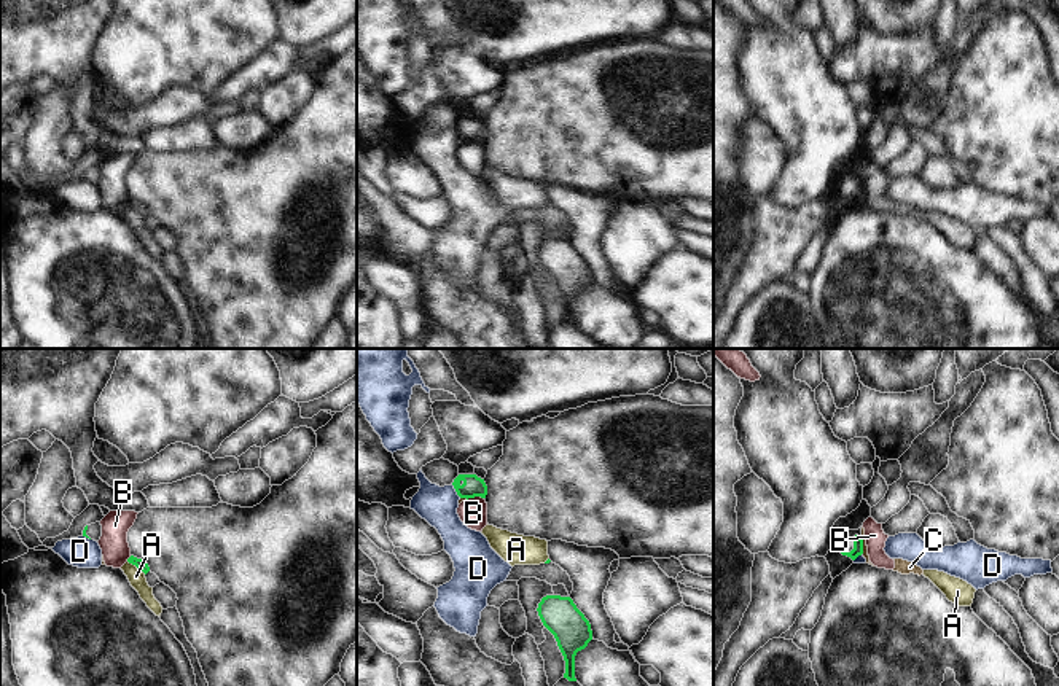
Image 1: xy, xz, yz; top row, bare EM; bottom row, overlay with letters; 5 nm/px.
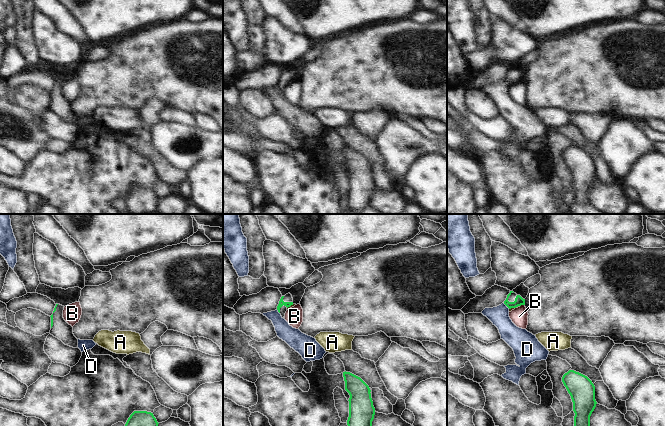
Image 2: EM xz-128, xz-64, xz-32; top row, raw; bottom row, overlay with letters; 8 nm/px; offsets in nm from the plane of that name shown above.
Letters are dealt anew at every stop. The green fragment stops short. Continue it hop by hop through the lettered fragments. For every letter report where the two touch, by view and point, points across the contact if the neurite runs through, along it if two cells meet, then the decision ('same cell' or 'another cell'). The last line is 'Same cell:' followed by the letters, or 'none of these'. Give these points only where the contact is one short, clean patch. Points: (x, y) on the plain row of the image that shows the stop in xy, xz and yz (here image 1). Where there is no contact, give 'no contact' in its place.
A: contact xy (137, 210); border xy (128, 204), (145, 217); another cell
B: contact xz (475, 139); border xz (483, 140), (470, 140), (467, 144); another cell
C: contact yz (862, 188); border yz (860, 180), (863, 196); another cell
D: contact xz (456, 134); border xz (451, 128), (461, 140); another cell
Same cell: none of these

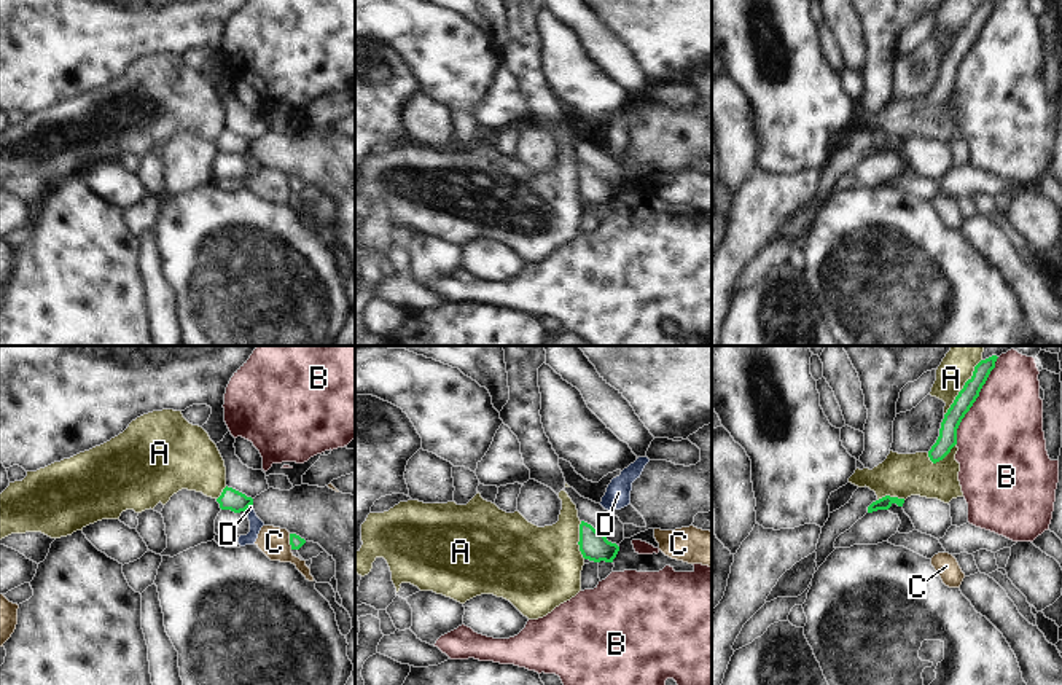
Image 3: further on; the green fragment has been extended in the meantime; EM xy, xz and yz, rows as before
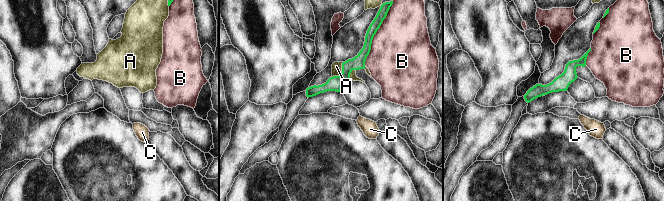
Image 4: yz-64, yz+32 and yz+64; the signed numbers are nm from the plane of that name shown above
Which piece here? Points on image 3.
A: contact yz (964, 31); another cell
B: contact yz (975, 43); another cell
C: contact xy (290, 185); border xy (288, 177), (292, 191); another cell
D: contact xy (247, 150); border xy (252, 147), (244, 153); another cell
Same cell: none of these

